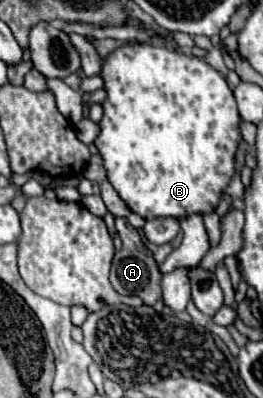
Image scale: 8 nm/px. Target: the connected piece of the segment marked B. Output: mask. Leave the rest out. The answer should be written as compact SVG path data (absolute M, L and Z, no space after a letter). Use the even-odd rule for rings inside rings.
M126 45L106 57L102 79L108 97L102 103L104 117L100 121L100 135L94 143L104 157L108 181L126 205L144 219L182 219L192 213L204 215L214 211L222 197L222 189L232 179L234 153L240 139L240 115L232 89L224 77L202 59L188 57L168 47Z

